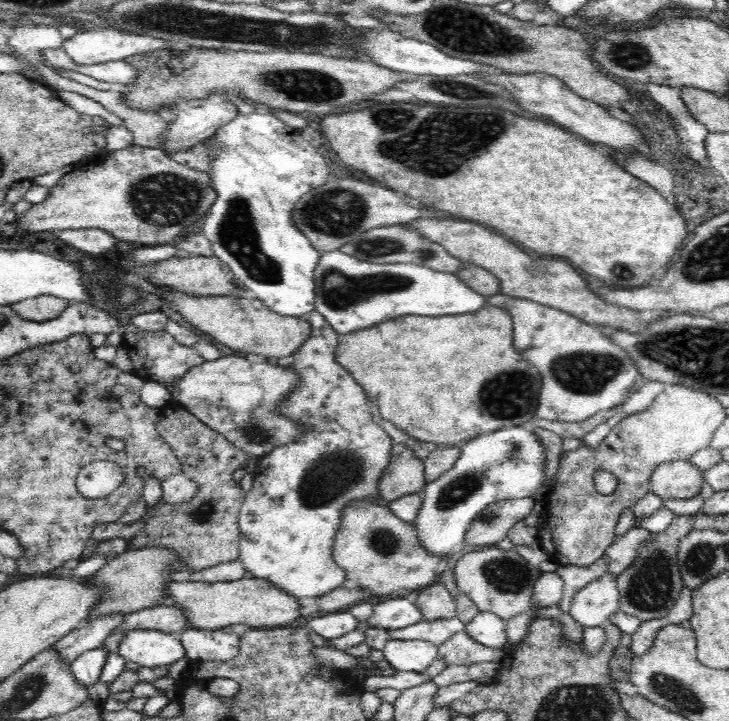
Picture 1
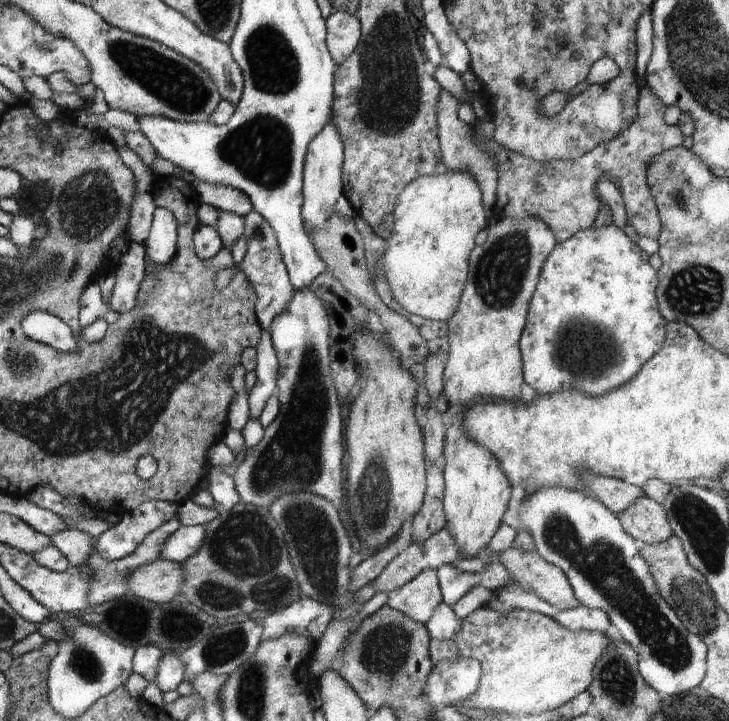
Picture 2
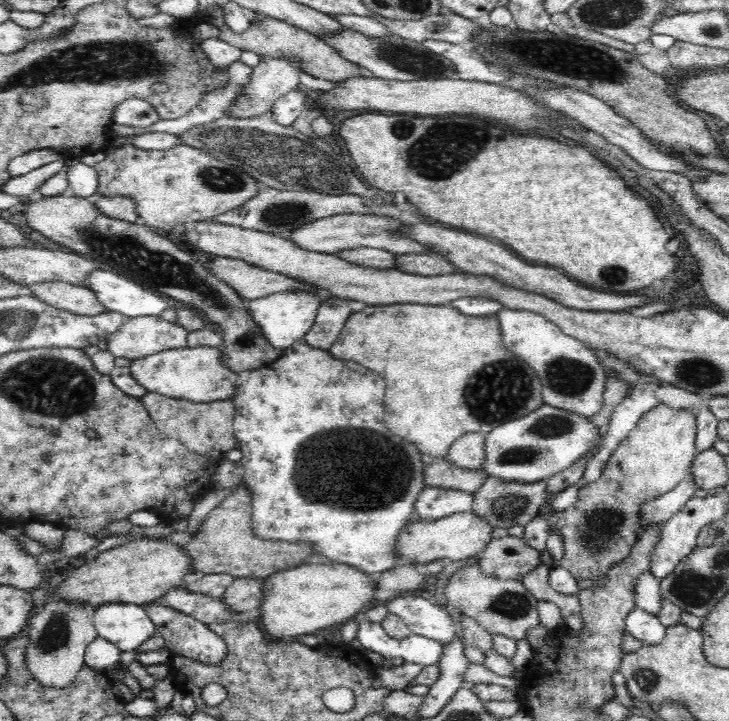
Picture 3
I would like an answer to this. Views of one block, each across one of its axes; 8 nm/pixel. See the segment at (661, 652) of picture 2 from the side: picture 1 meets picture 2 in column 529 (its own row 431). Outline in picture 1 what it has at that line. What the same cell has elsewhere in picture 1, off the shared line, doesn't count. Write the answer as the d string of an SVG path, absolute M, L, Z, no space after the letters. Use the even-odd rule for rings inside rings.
M529 425L504 428L469 439L461 448L454 466L434 482L427 483L422 491L423 503L413 522L421 545L434 556L448 557L456 544L464 542L471 522L488 505L506 499L533 497L536 490L543 486L544 469L545 448Z

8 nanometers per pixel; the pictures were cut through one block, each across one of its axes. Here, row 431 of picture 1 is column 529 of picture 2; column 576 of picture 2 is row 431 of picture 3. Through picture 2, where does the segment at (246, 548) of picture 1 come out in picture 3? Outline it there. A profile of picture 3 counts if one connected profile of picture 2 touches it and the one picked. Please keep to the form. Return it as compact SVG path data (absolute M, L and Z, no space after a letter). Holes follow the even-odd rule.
M299 340L298 342L294 342L292 346L288 346L280 358L277 358L274 362L269 363L266 366L261 366L260 368L253 370L250 373L250 376L247 381L241 384L236 392L232 396L232 401L235 406L234 420L233 420L233 428L234 435L237 442L237 448L241 450L243 456L241 458L240 464L243 465L244 468L244 476L242 480L242 484L250 491L250 495L252 495L252 518L250 520L250 525L252 525L252 533L256 535L256 537L260 537L264 540L270 541L286 541L286 542L296 542L302 541L308 543L308 545L312 545L312 549L316 551L316 554L320 554L324 558L330 558L331 562L334 563L344 563L345 565L352 565L356 567L356 569L360 569L369 575L378 576L381 572L390 570L394 568L394 564L396 564L396 560L398 560L398 555L396 555L396 534L399 534L400 530L404 528L410 521L410 514L414 512L416 500L420 492L424 486L424 468L425 464L422 463L420 451L418 451L418 447L396 436L384 426L384 422L382 422L382 418L384 418L385 406L382 404L382 400L384 400L384 380L376 374L373 370L368 370L365 366L358 364L354 361L342 360L340 358L336 358L330 354L329 350L322 350L320 348L310 346L306 341Z

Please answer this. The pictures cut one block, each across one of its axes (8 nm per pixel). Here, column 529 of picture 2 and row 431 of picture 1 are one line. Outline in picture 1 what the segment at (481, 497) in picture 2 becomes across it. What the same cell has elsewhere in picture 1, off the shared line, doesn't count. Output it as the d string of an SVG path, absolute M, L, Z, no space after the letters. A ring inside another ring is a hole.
M228 355L218 360L205 360L200 366L188 368L184 376L174 382L174 388L170 388L171 405L190 411L206 426L224 435L236 448L243 450L250 457L259 458L278 446L284 446L302 438L304 426L276 413L276 404L284 400L298 384L300 384L300 374L278 366L274 361L250 363L246 357Z

